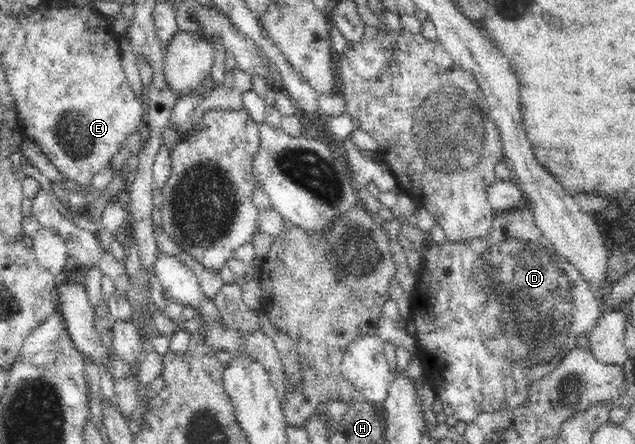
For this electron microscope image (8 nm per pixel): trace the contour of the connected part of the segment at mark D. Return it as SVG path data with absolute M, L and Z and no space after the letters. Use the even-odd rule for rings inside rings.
M525 205L503 213L493 222L493 233L482 241L468 242L467 244L443 245L432 244L421 257L421 268L417 272L415 290L411 293L411 322L415 327L417 357L421 369L441 401L445 415L453 416L459 421L471 423L481 412L491 413L496 409L511 408L524 401L530 381L545 377L565 357L566 353L577 347L577 338L586 333L597 323L601 309L593 290L589 289L581 272L574 269L567 259L559 256L554 246L548 242L536 226L533 213Z

